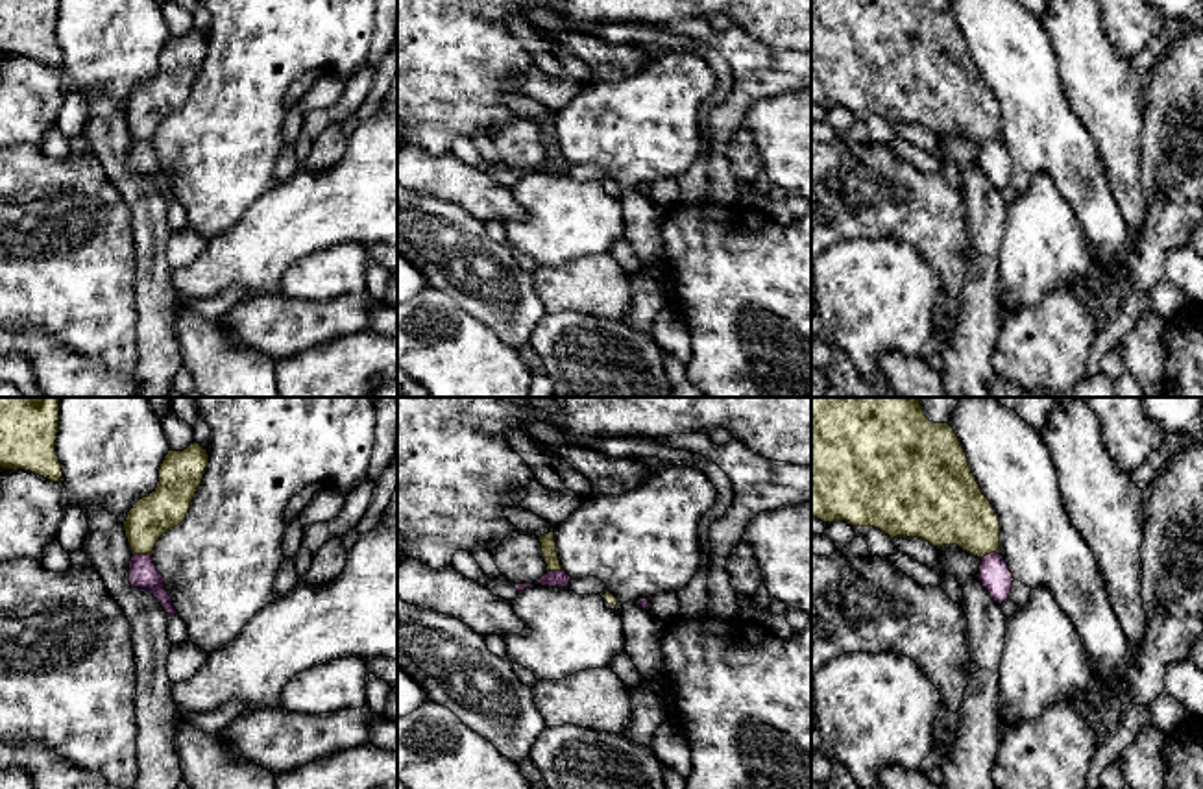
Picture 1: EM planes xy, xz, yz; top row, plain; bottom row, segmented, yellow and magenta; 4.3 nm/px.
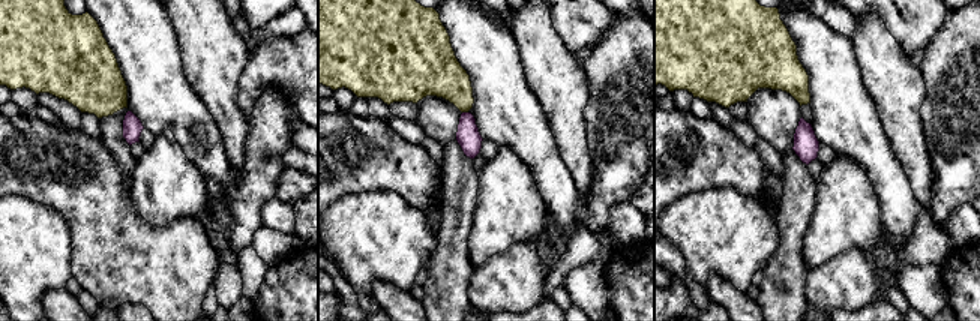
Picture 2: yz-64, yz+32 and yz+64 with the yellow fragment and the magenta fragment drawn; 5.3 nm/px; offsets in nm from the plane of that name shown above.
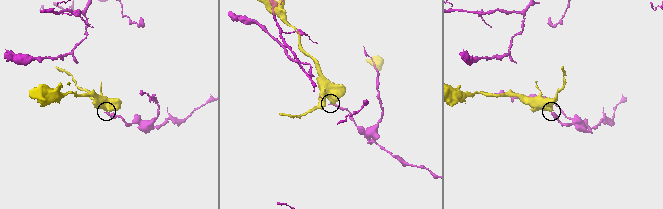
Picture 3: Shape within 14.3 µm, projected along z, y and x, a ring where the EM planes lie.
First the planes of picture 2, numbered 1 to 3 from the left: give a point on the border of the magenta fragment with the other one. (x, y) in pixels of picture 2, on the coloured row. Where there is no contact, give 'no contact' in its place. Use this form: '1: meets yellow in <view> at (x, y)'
1: no contact
2: meets yellow in yz+32 at (465, 111)
3: no contact

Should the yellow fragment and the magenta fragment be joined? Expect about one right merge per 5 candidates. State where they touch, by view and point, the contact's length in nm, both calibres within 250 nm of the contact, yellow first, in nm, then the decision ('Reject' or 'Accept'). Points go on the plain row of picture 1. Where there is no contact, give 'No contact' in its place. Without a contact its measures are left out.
Touches yellow at xy (143, 139). Shared border 80 nm. Thickness 180 nm (yellow) against 130 nm. Reject

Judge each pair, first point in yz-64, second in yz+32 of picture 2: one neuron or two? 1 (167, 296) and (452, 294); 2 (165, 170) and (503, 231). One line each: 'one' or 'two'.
1: two
2: one

